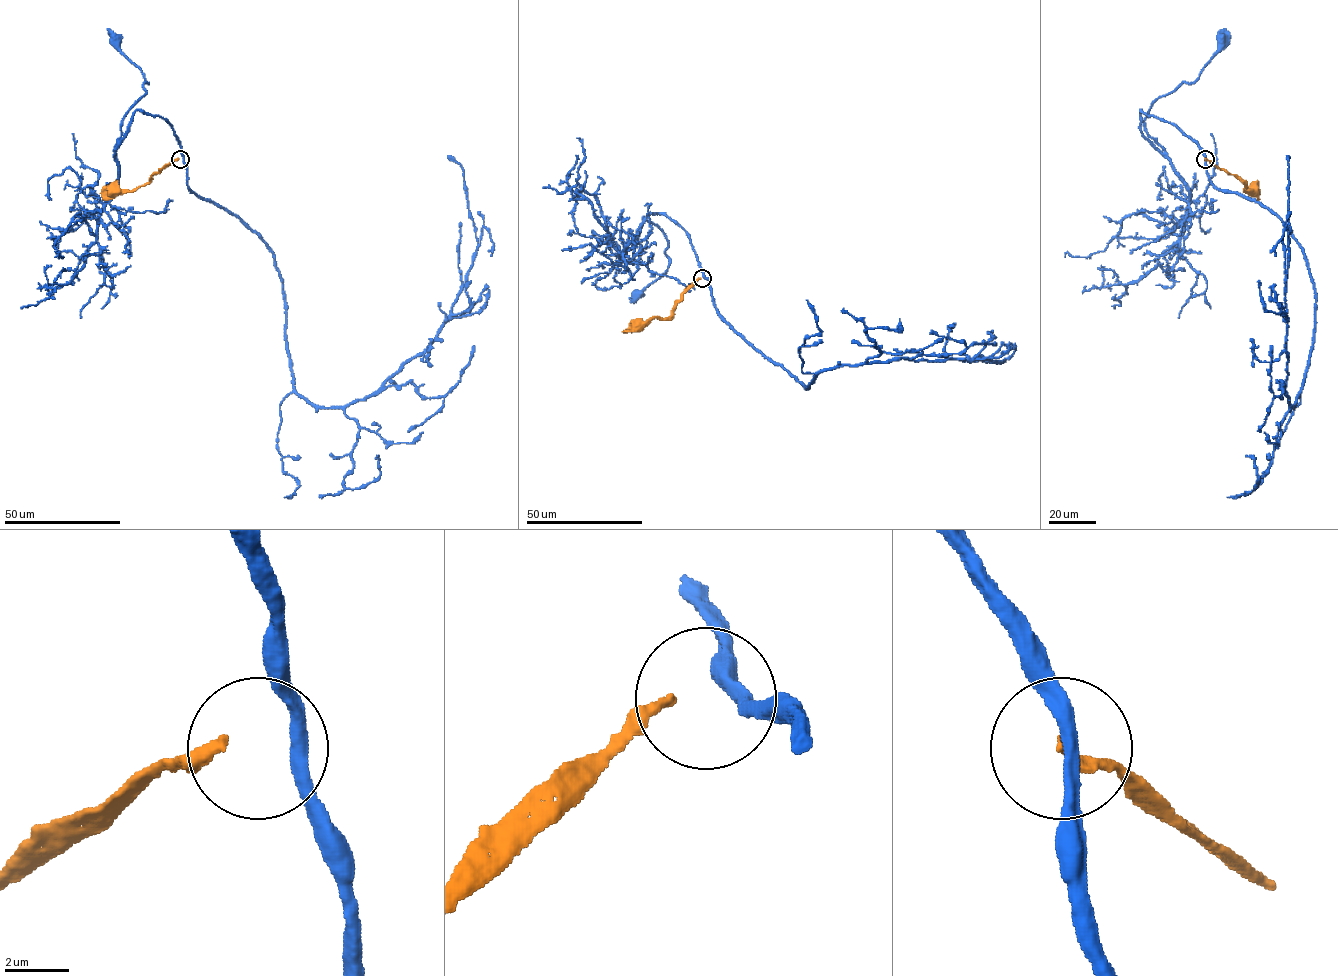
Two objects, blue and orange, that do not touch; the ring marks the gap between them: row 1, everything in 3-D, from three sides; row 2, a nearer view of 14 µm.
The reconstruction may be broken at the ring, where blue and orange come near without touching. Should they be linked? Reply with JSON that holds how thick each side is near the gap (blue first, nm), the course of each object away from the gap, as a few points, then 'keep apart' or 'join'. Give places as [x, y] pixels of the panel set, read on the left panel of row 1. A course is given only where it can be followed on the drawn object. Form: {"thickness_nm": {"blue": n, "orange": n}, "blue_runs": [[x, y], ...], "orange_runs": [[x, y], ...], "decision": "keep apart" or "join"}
{"thickness_nm": {"blue": 440, "orange": 360}, "blue_runs": [[182, 159], [167, 121], [137, 109], [115, 156], [122, 119], [146, 93], [147, 83], [117, 41]], "orange_runs": [[178, 159], [153, 174], [148, 183], [132, 190], [113, 190]], "decision": "keep apart"}

